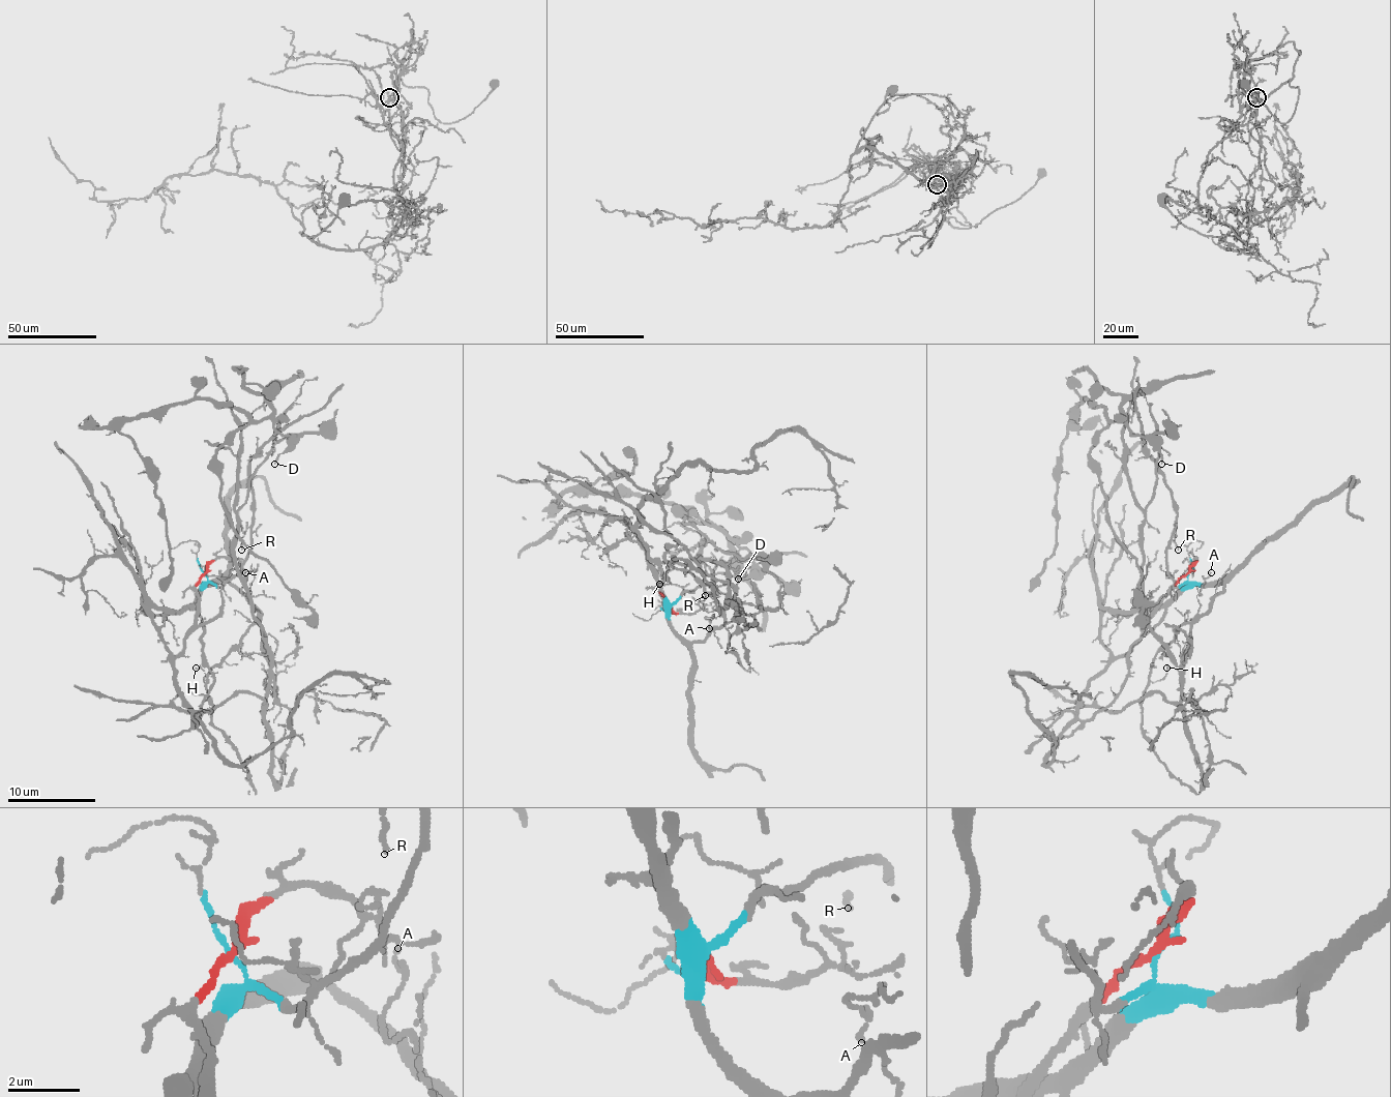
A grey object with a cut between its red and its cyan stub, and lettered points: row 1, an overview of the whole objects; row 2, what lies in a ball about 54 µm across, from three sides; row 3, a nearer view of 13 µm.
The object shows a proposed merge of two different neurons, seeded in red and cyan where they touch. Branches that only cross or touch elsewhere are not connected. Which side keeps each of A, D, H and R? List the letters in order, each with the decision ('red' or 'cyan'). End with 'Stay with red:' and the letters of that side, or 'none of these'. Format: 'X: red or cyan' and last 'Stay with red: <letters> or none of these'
A: cyan
D: cyan
H: cyan
R: cyan
Stay with red: none of these

